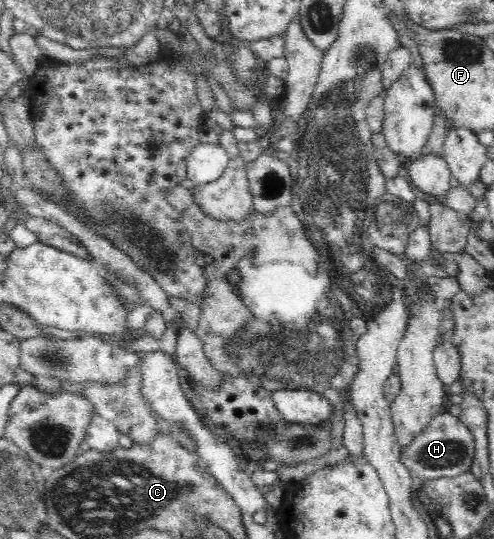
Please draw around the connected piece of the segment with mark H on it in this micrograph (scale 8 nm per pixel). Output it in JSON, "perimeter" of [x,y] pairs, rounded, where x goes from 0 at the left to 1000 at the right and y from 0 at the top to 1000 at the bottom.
{"perimeter":[[[901,764],[881,770],[826,826],[812,831],[810,852],[814,863],[838,883],[891,889],[893,885],[923,885],[923,881],[947,876],[960,839],[960,813],[949,796],[929,774]]]}

